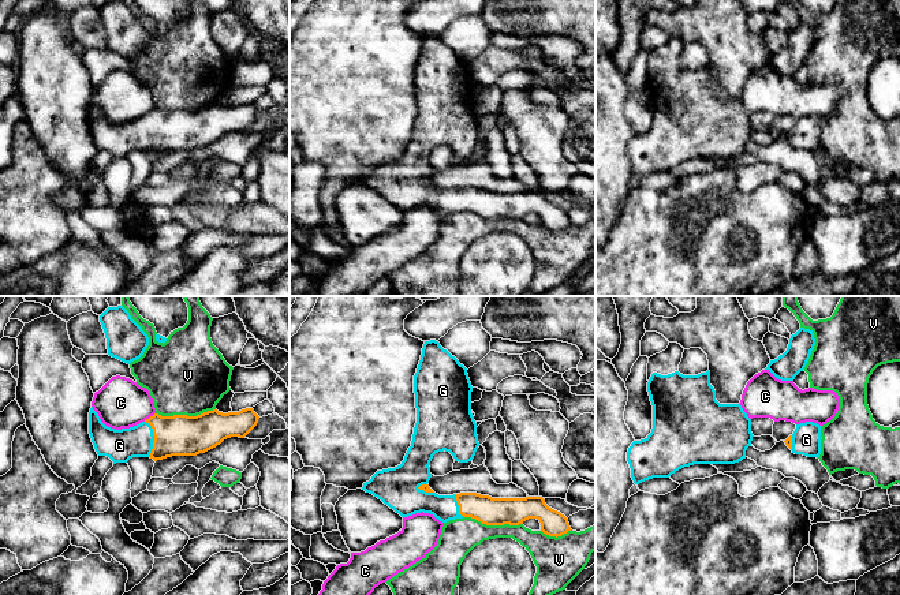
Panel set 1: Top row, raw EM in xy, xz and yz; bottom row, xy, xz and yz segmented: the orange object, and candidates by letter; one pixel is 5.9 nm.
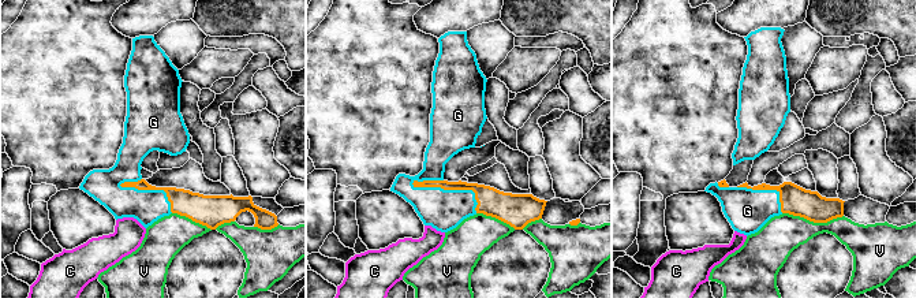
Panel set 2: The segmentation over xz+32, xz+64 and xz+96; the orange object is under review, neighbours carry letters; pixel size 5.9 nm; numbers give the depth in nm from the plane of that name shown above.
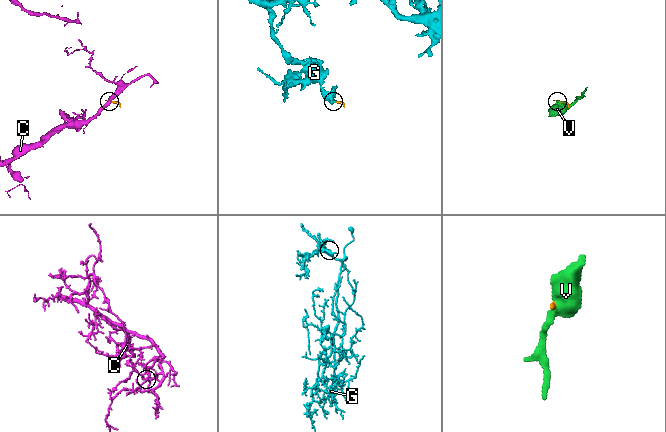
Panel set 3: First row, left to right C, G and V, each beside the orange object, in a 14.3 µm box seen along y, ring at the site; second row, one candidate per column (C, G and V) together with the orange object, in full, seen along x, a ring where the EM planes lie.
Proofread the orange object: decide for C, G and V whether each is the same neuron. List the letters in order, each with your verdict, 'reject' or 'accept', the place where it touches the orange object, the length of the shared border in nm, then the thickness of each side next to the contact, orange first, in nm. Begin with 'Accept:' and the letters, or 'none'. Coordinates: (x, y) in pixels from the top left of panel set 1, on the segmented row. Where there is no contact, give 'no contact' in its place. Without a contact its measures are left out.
Accept: G
C: reject | xy (150, 416) | 90 nm | 240/300 nm
G: accept | xy (155, 438) | 220 nm | 240/190 nm
V: reject | xy (185, 415) | 360 nm | 240/460 nm

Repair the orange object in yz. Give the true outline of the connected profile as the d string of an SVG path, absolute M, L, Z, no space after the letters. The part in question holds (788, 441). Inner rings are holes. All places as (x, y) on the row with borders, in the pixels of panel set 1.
M813 422L796 424L792 435L784 442L795 454L819 457L821 454L821 426Z

